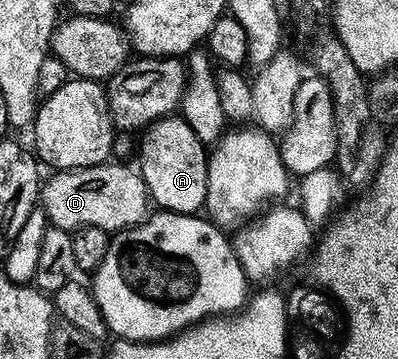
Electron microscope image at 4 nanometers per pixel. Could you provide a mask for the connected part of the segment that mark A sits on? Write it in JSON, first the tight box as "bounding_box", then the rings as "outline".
{"bounding_box":[138,114,208,215],"outline":[[[178,114],[163,116],[153,121],[141,136],[143,136],[142,142],[138,144],[138,152],[140,148],[138,171],[153,203],[163,211],[186,213],[188,215],[199,213],[203,209],[206,198],[206,178],[208,177],[207,147],[198,138],[194,130],[190,129],[184,118]]]}

